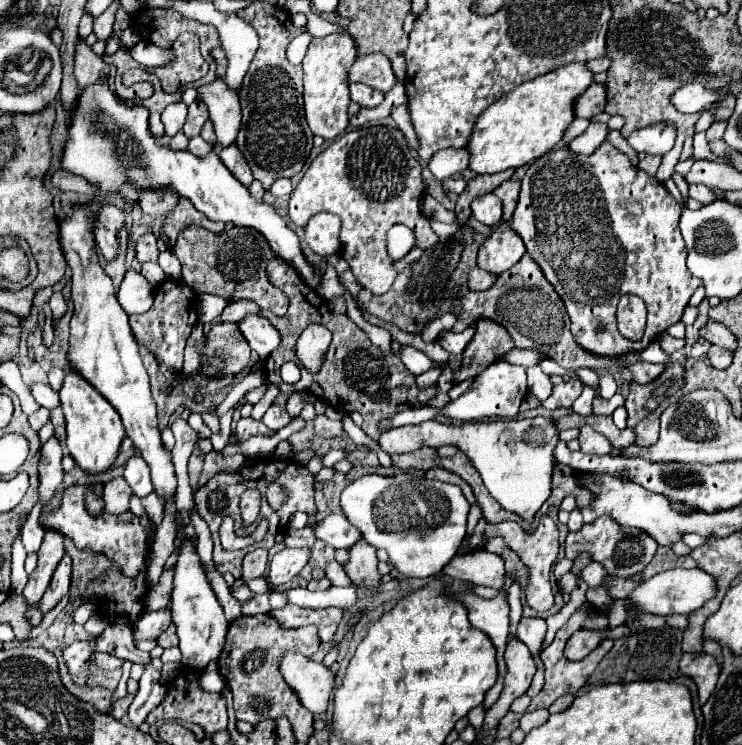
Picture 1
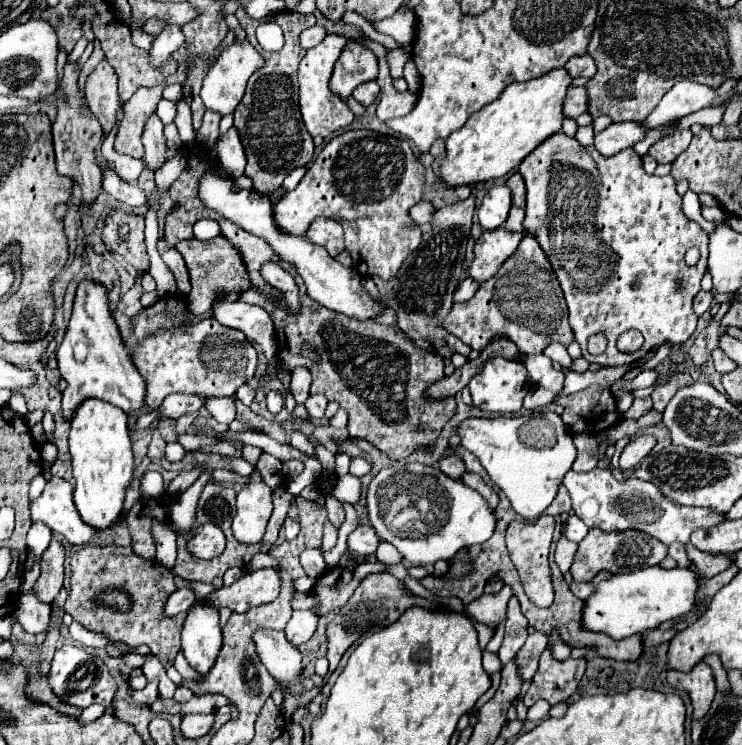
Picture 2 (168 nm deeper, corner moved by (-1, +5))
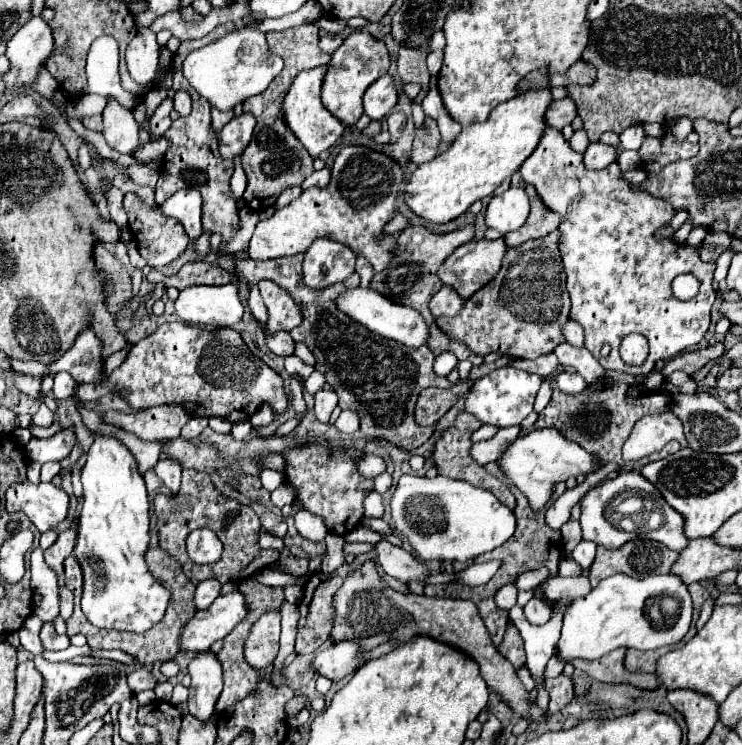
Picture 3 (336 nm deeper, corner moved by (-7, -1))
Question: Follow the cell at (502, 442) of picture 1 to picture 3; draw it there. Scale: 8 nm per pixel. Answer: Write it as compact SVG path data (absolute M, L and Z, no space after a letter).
M553 427L537 429L525 437L517 437L513 445L509 445L507 451L499 457L499 465L505 471L507 479L511 479L527 495L533 511L539 511L549 501L555 483L567 481L569 477L577 475L591 475L599 469L599 463L595 465L595 457L591 453L581 449L575 441L565 439Z

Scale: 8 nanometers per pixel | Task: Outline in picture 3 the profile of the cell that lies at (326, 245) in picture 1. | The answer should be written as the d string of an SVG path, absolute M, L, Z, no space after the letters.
M315 239L305 253L303 283L311 291L341 283L355 273L355 253L343 243Z

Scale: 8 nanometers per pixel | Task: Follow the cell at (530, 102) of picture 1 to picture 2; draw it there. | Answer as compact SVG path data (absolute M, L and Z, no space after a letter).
M561 67L537 79L509 85L495 101L473 113L459 131L449 135L445 141L447 155L441 161L441 181L449 187L473 185L503 177L511 169L517 169L545 139L561 131L565 121L563 101L571 83L573 77Z

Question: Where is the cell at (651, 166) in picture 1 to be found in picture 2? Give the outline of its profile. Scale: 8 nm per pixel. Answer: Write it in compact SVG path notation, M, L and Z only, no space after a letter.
M683 131L683 133L675 133L671 137L665 137L649 149L649 155L657 163L673 163L677 159L677 155L681 155L689 147L691 137L693 137L691 131Z

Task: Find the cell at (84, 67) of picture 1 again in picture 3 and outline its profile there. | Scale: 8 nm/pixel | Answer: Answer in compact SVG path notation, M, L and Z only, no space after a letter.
M109 99L109 105L103 111L103 137L109 147L123 155L133 155L139 147L139 125L133 113L121 107L115 99Z

